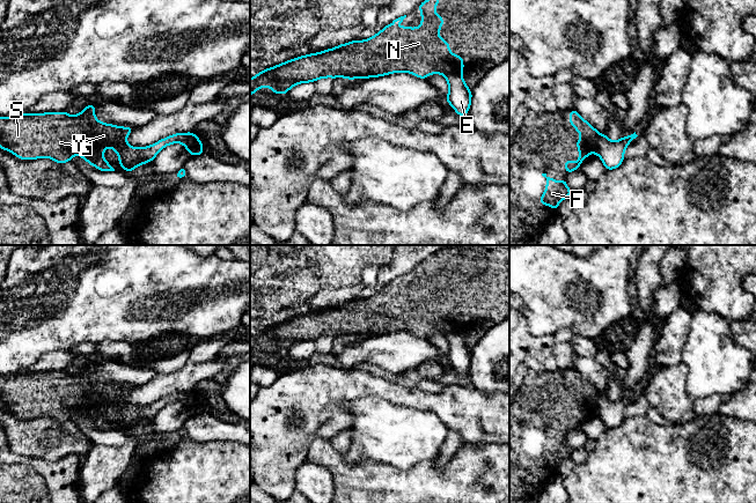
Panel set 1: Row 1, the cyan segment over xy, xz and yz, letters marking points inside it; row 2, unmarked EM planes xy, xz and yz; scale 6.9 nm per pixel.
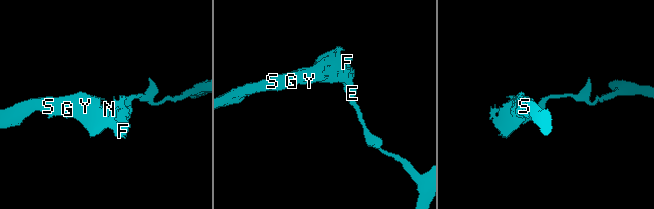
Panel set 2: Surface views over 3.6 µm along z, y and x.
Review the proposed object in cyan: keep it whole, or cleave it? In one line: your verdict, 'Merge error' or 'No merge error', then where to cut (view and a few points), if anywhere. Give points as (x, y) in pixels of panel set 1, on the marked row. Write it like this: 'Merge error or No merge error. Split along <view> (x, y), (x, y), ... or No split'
Merge error. Split along yz (600, 134), (597, 146), (593, 150)

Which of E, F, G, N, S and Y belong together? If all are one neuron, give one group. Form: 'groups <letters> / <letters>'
groups E / F G N S Y

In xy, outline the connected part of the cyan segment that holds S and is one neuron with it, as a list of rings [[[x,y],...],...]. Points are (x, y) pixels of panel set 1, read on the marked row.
[[[90,104],[76,116],[69,116],[66,111],[63,111],[30,114],[19,112],[12,118],[0,117],[0,148],[7,151],[10,150],[13,155],[21,160],[49,157],[59,164],[72,161],[74,155],[79,154],[100,171],[115,171],[103,157],[103,150],[110,147],[117,153],[120,168],[132,173],[135,165],[141,169],[142,163],[152,162],[156,154],[168,145],[179,142],[189,149],[192,142],[199,140],[192,131],[190,133],[173,134],[145,148],[134,148],[125,141],[127,135],[134,130],[133,127],[118,127],[100,123],[94,114],[95,110],[96,105]]]

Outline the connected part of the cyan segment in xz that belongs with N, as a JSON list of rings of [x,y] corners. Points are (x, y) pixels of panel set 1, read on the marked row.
[[[425,0],[417,8],[421,10],[420,28],[395,28],[406,15],[389,23],[379,34],[366,40],[353,40],[318,53],[294,58],[280,65],[264,69],[250,79],[250,97],[259,88],[267,87],[273,94],[285,95],[298,83],[317,81],[323,77],[366,79],[377,77],[391,73],[406,72],[419,79],[426,79],[433,73],[443,76],[460,74],[464,69],[463,57],[455,56],[449,50],[449,43],[439,37],[439,29],[443,25],[443,17],[434,13],[440,0]]]

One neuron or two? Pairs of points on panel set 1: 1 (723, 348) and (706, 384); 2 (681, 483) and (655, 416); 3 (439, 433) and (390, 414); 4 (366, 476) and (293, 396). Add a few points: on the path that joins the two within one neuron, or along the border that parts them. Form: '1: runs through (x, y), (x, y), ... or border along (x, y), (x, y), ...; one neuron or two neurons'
1: runs through (716, 357), (716, 367), (707, 375); one neuron
2: border along (646, 415), (655, 423), (667, 423); two neurons
3: runs through (427, 433), (409, 433), (402, 426); one neuron
4: border along (330, 438), (317, 437), (307, 453); two neurons

